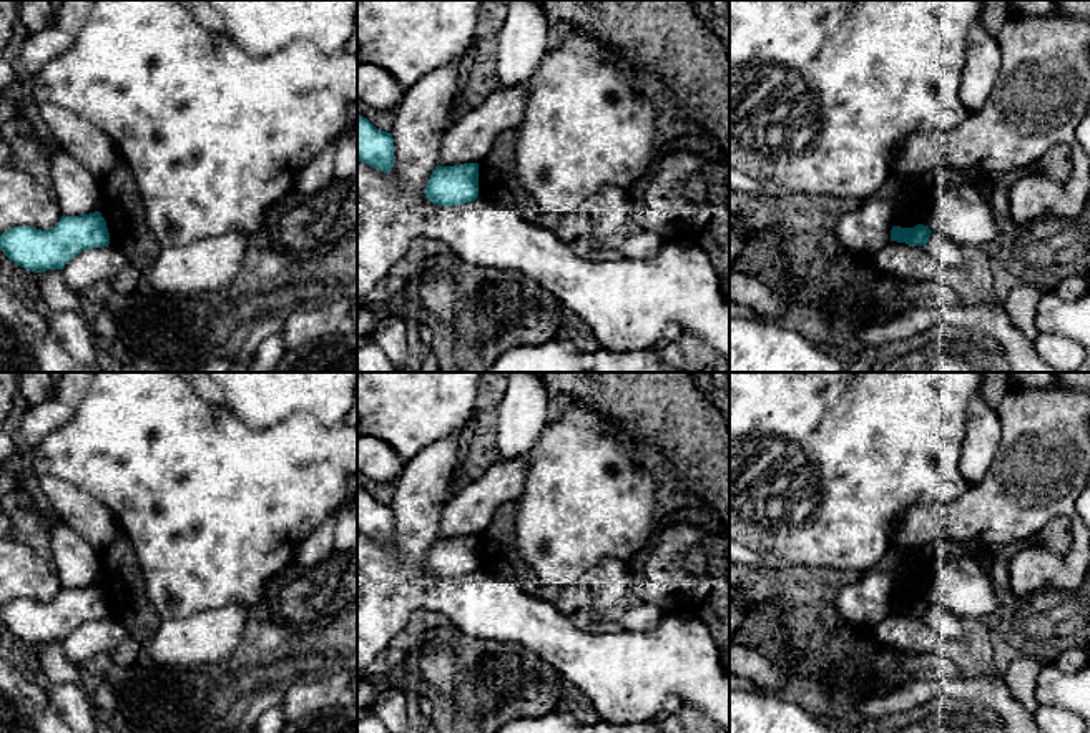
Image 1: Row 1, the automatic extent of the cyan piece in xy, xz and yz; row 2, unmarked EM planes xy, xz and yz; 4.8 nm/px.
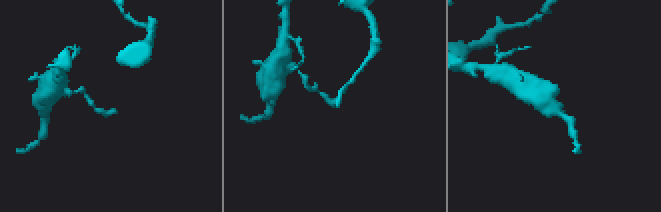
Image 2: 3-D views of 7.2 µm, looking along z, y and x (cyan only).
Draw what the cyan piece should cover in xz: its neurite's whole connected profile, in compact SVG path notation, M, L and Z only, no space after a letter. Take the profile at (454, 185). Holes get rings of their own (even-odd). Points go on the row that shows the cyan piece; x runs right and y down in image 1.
M479 163L437 165L424 191L439 206L455 206L479 198Z

